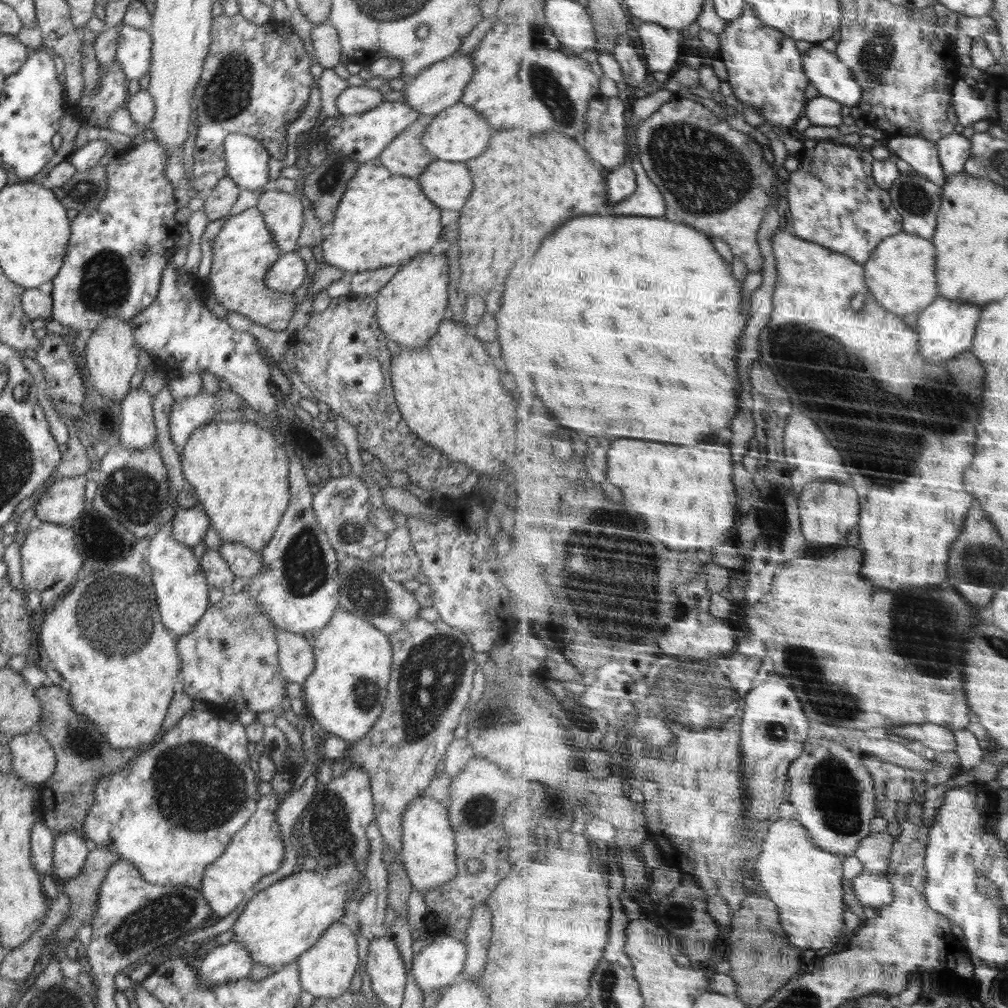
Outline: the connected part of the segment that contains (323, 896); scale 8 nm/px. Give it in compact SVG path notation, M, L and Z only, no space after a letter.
M353 860L317 867L315 871L297 869L289 877L277 881L251 895L243 911L231 926L233 940L241 942L255 962L266 966L290 964L320 938L331 924L346 922L346 902L365 884L364 867Z

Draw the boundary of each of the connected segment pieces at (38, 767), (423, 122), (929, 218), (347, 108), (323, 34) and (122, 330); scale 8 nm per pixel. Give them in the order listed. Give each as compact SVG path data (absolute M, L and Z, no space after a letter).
M37 729L13 735L9 747L13 772L22 779L39 785L53 775L56 768L55 751Z
M422 115L406 127L380 153L379 163L396 175L417 179L434 160L422 145L422 134L435 116Z
M920 172L902 173L891 190L898 212L905 218L905 230L928 239L937 235L945 187Z
M349 86L336 98L336 107L342 115L352 116L378 108L383 99L383 92L363 86Z
M318 24L312 27L308 46L312 47L313 59L324 69L334 69L344 54L337 30L328 24Z
M116 317L105 318L93 331L85 333L84 357L87 360L89 379L94 390L112 402L120 402L131 389L131 378L138 372L138 352L136 339L128 323Z

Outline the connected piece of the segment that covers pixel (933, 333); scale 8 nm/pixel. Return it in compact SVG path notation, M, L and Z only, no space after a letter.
M945 296L938 297L919 316L922 356L931 364L939 364L958 358L963 352L972 349L977 342L977 332L983 312L982 305L966 304Z

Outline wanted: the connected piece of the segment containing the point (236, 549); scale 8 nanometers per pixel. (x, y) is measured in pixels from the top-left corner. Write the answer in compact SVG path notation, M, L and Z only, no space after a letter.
M222 539L219 550L222 558L228 563L230 571L236 577L250 580L250 578L266 572L261 552L256 552L244 544Z

